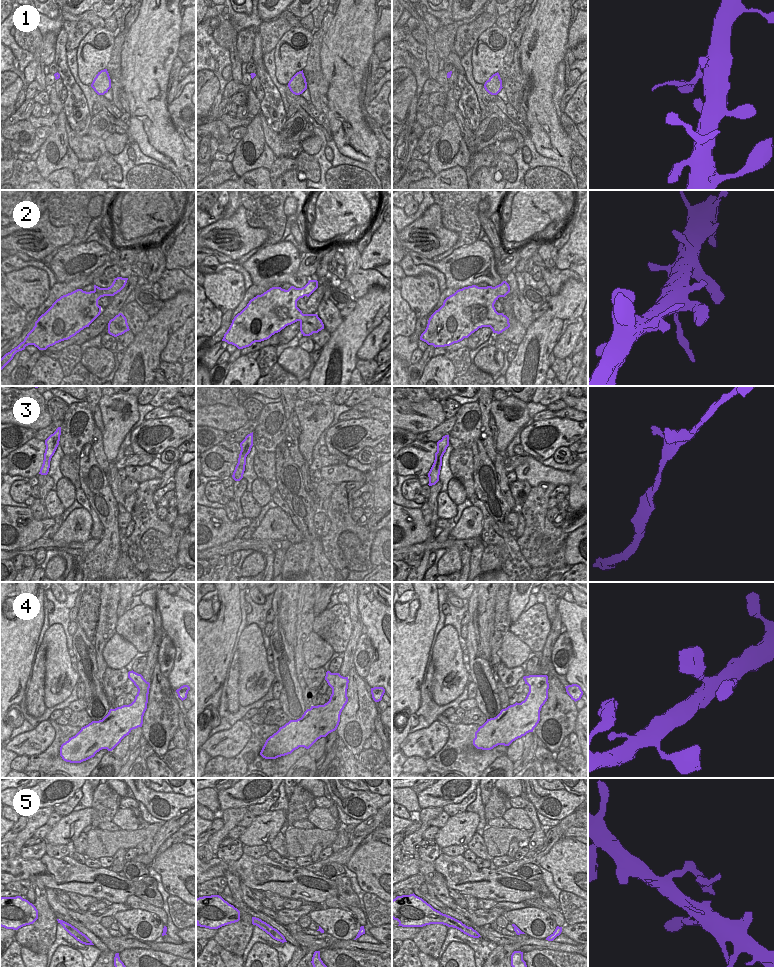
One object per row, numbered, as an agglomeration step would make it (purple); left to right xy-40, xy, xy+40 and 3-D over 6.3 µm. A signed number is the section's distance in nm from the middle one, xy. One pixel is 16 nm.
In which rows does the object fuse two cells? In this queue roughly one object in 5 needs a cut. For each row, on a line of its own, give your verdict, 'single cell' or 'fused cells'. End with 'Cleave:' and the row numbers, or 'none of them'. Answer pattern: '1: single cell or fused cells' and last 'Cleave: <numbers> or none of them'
1: single cell
2: single cell
3: single cell
4: single cell
5: fused cells
Cleave: 5

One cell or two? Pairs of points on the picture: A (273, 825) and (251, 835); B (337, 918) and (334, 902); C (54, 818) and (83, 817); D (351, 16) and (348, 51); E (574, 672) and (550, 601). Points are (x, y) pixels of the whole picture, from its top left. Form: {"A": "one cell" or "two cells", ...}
{"A": "one cell", "B": "two cells", "C": "two cells", "D": "one cell", "E": "two cells"}

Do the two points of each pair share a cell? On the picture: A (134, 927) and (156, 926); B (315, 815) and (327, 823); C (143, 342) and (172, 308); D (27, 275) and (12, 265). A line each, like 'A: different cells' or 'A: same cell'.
A: same cell
B: same cell
C: same cell
D: different cells

